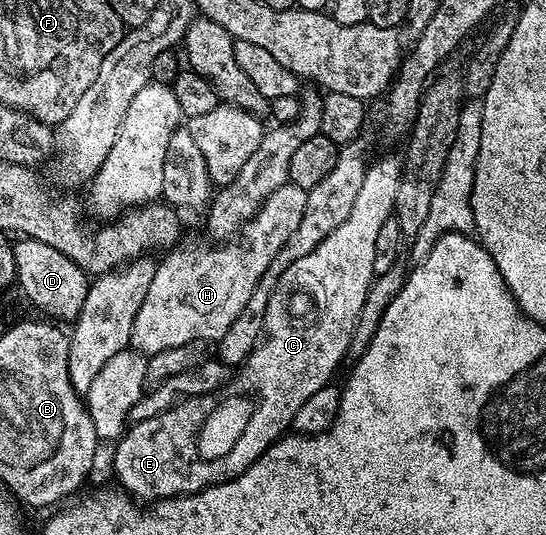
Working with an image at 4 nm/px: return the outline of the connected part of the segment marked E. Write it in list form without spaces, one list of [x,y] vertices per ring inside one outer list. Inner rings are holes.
[[[200,396],[174,404],[165,412],[154,414],[154,418],[136,420],[115,441],[116,453],[112,456],[115,483],[126,490],[129,496],[140,502],[155,502],[168,500],[172,496],[190,496],[213,484],[225,484],[244,473],[262,452],[286,432],[284,427],[274,424],[274,416],[254,416],[254,431],[250,430],[234,440],[232,454],[222,464],[196,464],[194,450],[184,442],[184,432],[190,432],[188,424],[190,416],[196,414],[196,406],[200,406]]]

